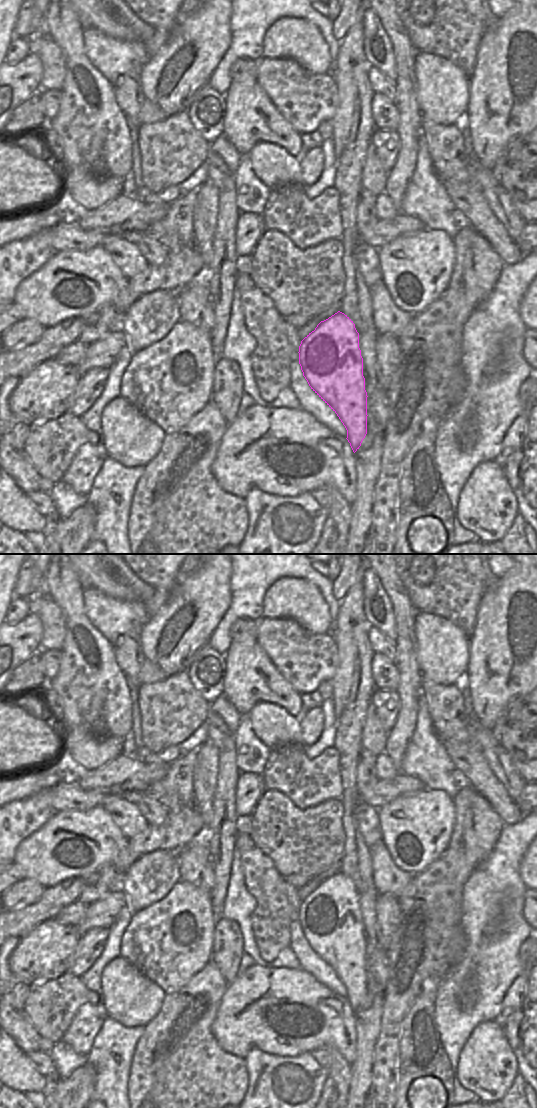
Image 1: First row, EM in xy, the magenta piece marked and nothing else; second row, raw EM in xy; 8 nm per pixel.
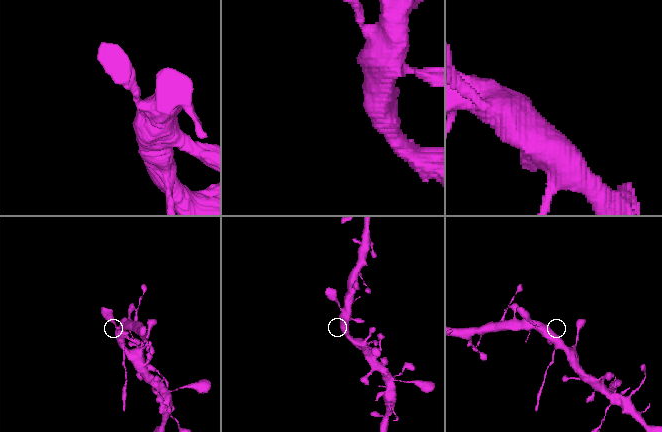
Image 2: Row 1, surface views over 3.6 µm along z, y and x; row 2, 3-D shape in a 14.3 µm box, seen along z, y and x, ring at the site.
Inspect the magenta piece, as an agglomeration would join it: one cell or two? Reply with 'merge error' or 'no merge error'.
merge error

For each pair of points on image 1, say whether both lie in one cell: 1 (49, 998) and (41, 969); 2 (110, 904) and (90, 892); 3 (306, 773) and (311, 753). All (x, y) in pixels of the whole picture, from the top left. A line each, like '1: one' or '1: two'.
1: two
2: two
3: two

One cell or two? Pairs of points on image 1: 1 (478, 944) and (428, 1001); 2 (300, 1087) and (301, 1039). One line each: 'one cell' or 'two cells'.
1: two cells
2: two cells

